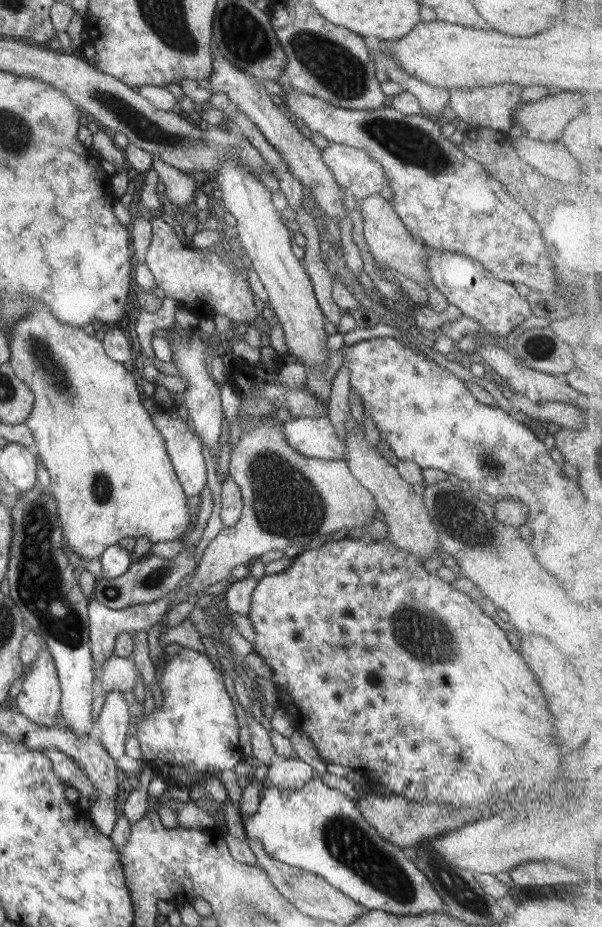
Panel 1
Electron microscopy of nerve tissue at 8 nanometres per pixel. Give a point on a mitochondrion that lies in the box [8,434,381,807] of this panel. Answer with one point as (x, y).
(41, 589)

